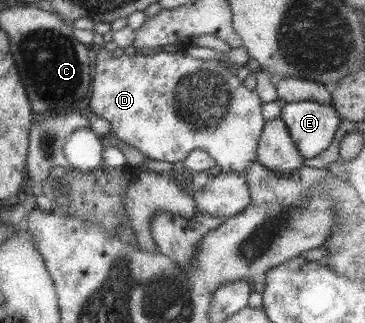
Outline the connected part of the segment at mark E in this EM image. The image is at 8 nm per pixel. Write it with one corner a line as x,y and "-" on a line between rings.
312,100
288,102
281,108
279,118
299,155
310,160
330,145
341,121
332,105

